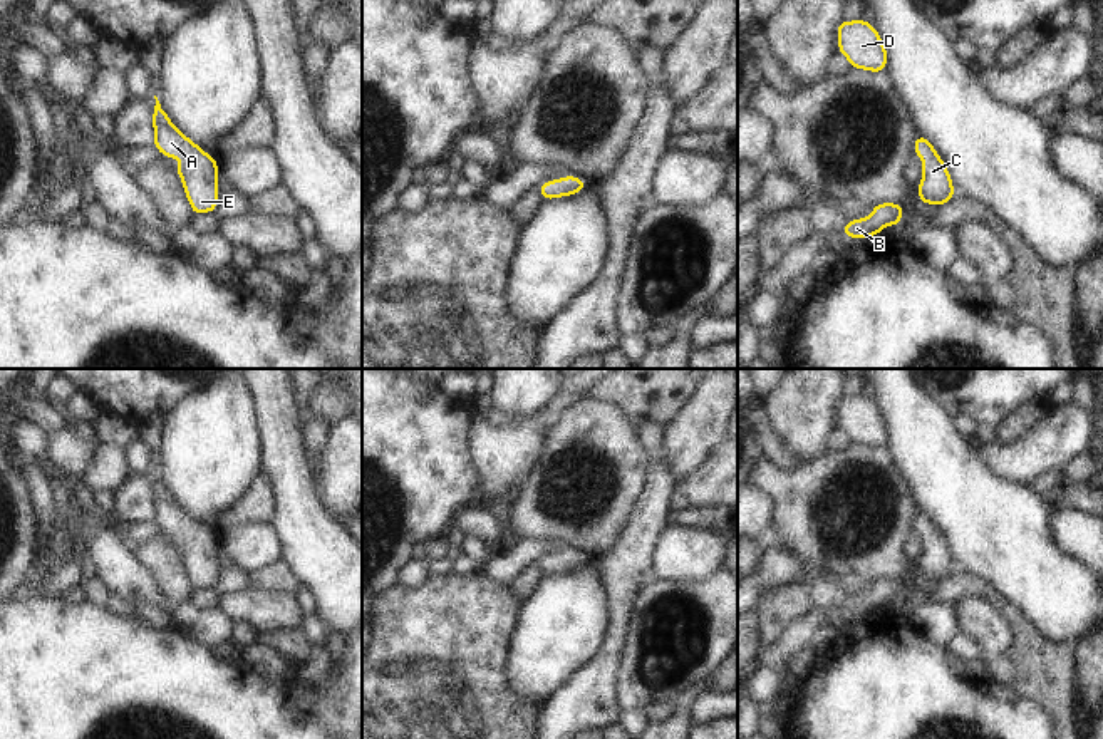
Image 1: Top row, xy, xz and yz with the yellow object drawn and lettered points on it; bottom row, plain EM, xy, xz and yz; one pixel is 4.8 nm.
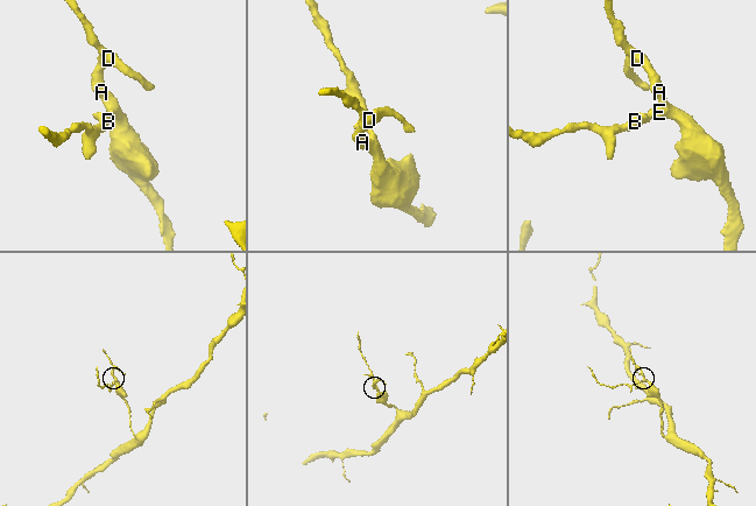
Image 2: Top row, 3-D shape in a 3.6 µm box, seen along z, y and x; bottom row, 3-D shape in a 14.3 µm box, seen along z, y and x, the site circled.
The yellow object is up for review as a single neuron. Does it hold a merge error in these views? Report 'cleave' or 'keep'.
keep

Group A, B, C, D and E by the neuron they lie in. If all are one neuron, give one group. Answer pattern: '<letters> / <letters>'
A B C D E

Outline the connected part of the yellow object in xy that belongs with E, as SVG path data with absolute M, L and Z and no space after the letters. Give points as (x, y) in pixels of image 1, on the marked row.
M158 97L153 109L154 146L166 158L176 158L181 163L176 173L181 178L186 199L193 214L215 213L218 188L218 161L206 154L203 147L194 144L183 134L168 117Z

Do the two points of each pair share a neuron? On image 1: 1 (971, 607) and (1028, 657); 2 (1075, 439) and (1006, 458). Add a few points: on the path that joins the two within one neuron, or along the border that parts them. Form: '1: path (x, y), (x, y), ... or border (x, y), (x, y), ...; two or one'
1: border (994, 607), (1009, 622), (1014, 642), (989, 659); two
2: path (1058, 439), (1030, 458), (1023, 458); one

